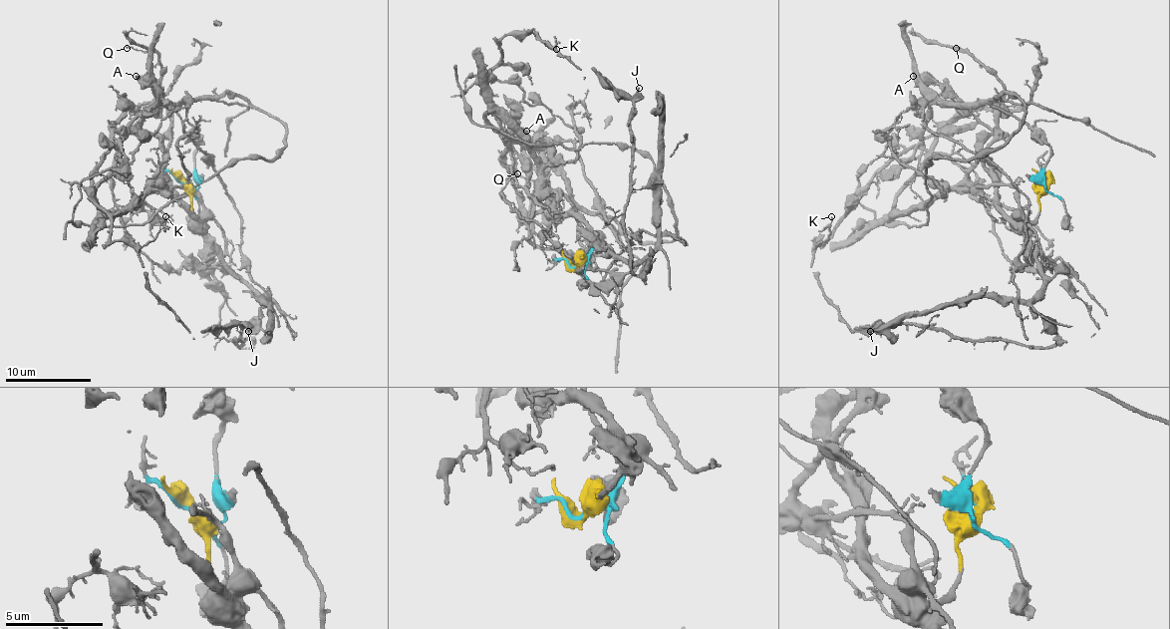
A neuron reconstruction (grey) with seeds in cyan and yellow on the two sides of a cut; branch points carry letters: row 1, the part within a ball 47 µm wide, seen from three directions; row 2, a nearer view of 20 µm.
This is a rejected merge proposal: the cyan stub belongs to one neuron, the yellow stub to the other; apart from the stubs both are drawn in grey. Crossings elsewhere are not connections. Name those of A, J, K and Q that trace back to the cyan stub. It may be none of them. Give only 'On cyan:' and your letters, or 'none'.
On cyan: K

